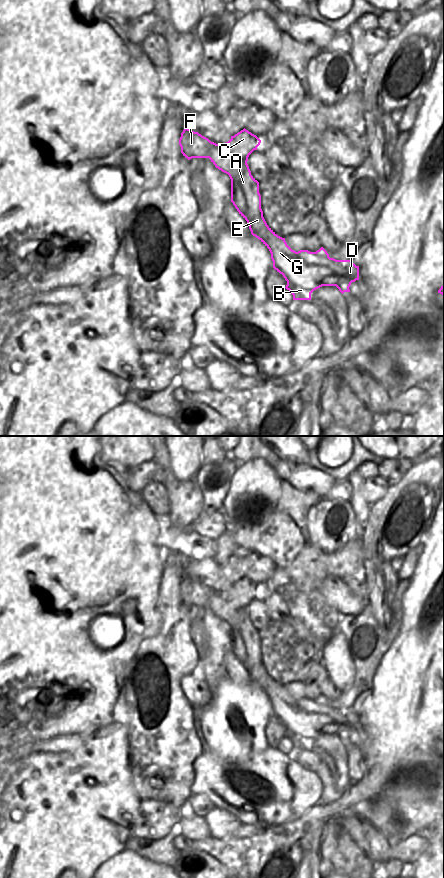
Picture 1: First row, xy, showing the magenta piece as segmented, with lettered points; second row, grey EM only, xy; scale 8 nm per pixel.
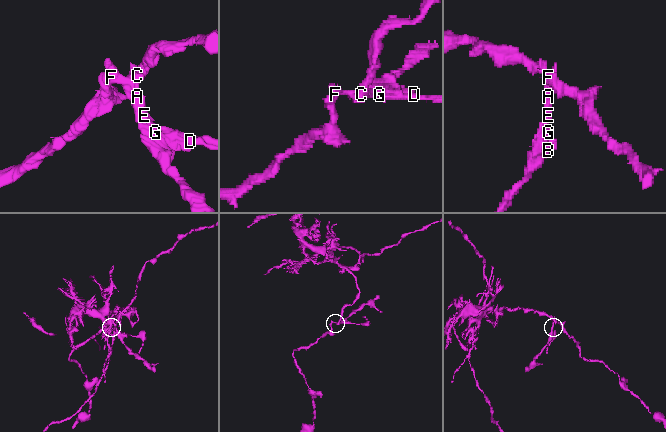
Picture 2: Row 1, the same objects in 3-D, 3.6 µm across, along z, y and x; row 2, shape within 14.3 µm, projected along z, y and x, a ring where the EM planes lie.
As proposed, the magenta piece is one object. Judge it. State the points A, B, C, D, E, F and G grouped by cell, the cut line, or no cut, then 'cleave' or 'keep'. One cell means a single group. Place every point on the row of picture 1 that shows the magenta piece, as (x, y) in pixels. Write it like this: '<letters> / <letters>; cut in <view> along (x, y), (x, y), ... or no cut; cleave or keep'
A B C D E G / F; cut in xy along (211, 142), (207, 157); cleave

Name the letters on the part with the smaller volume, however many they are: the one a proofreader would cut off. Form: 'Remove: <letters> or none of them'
Remove: F

